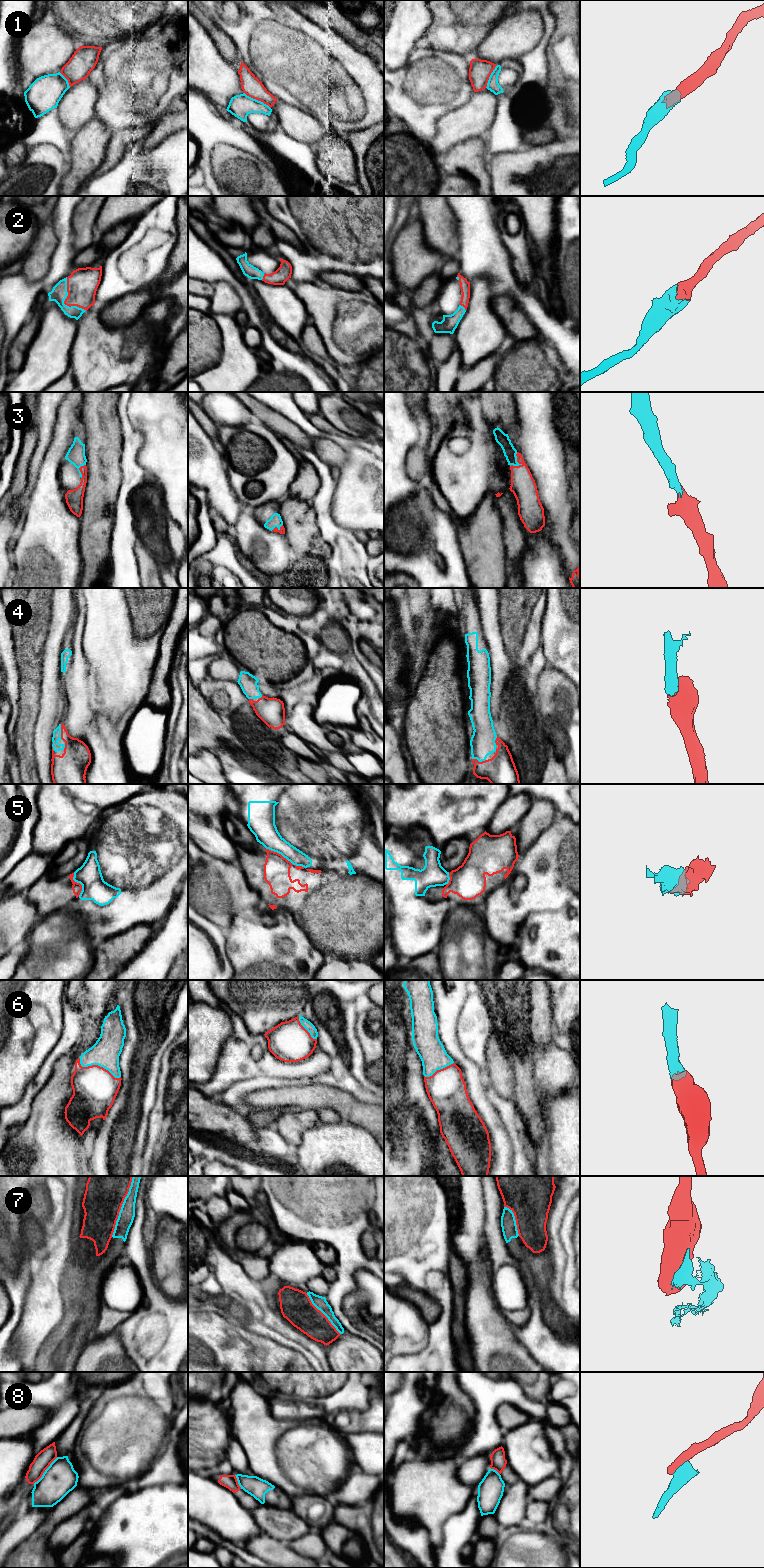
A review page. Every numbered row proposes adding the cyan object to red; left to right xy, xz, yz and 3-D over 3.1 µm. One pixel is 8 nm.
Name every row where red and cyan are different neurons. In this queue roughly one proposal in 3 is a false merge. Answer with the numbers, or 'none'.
1, 5, 8

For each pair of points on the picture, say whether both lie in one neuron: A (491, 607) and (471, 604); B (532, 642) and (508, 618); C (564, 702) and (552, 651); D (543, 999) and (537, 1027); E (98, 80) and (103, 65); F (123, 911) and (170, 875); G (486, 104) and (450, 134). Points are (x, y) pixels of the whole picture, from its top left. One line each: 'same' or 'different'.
A: different
B: same
C: different
D: same
E: same
F: same
G: same

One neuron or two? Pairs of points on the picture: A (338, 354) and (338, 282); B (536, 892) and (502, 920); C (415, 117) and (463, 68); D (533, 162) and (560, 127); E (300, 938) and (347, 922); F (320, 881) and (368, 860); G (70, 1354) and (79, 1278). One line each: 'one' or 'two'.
A: two
B: one
C: one
D: two
E: two
F: two
G: one

